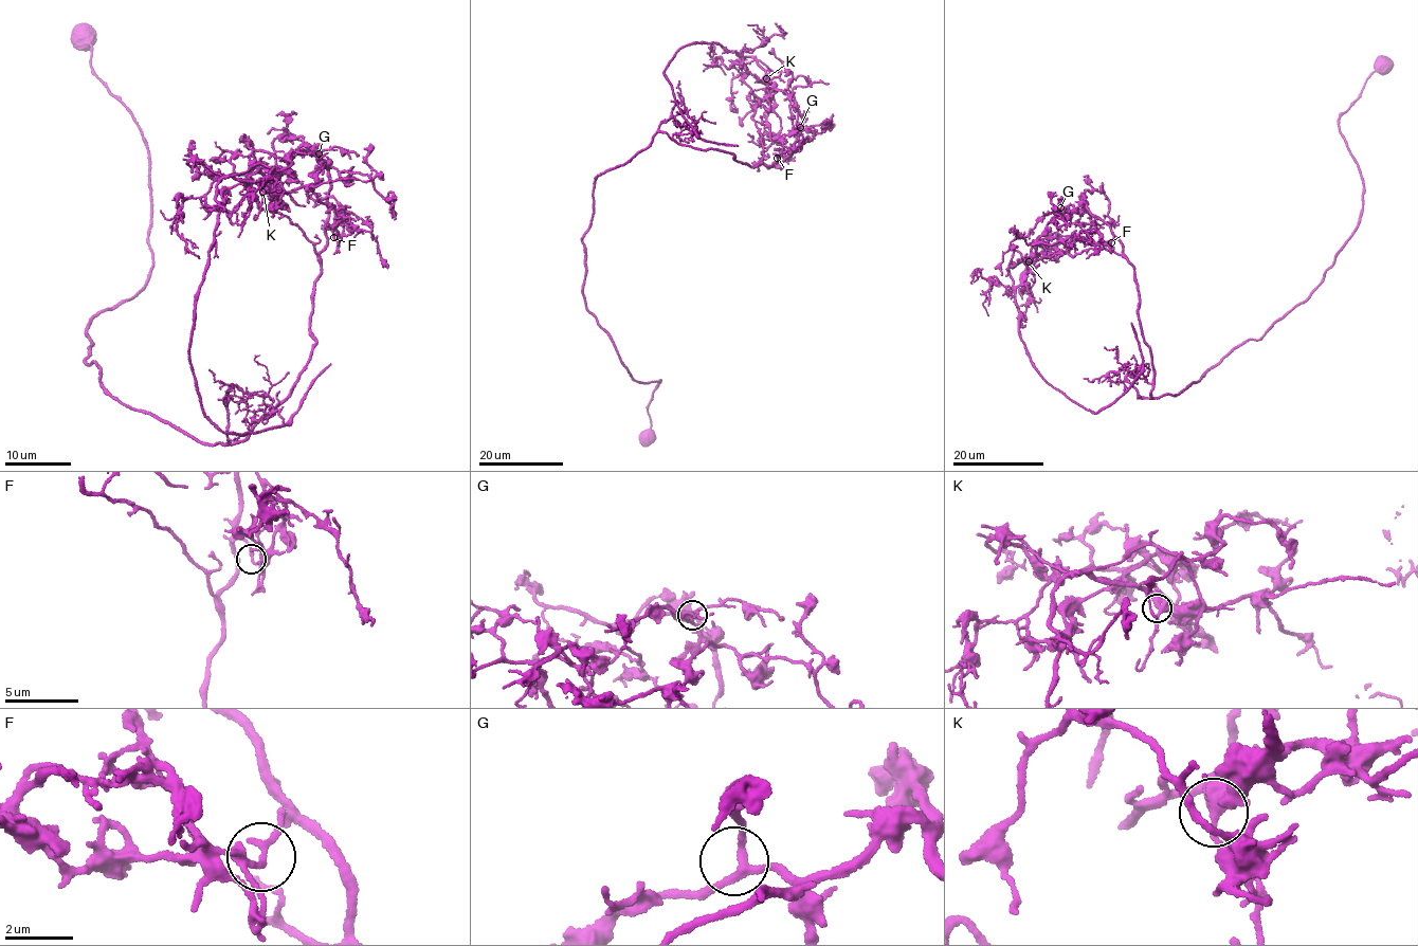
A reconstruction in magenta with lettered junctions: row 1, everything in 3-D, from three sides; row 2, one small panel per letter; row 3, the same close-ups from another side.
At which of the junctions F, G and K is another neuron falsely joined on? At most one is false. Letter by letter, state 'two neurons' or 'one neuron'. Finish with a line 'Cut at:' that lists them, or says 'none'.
F: two neurons
G: one neuron
K: one neuron
Cut at: F

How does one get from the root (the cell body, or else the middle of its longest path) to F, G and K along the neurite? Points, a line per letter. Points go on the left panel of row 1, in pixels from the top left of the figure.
F: (85, 41), (150, 173), (149, 279), (84, 332), (113, 396), (204, 442), (247, 437), (315, 344), (332, 238)
G: (85, 41), (146, 146), (152, 262), (94, 317), (85, 360), (201, 441), (247, 437), (315, 344), (319, 153)
K: (85, 41), (146, 146), (152, 262), (85, 360), (210, 443), (315, 344), (317, 254), (262, 192)

